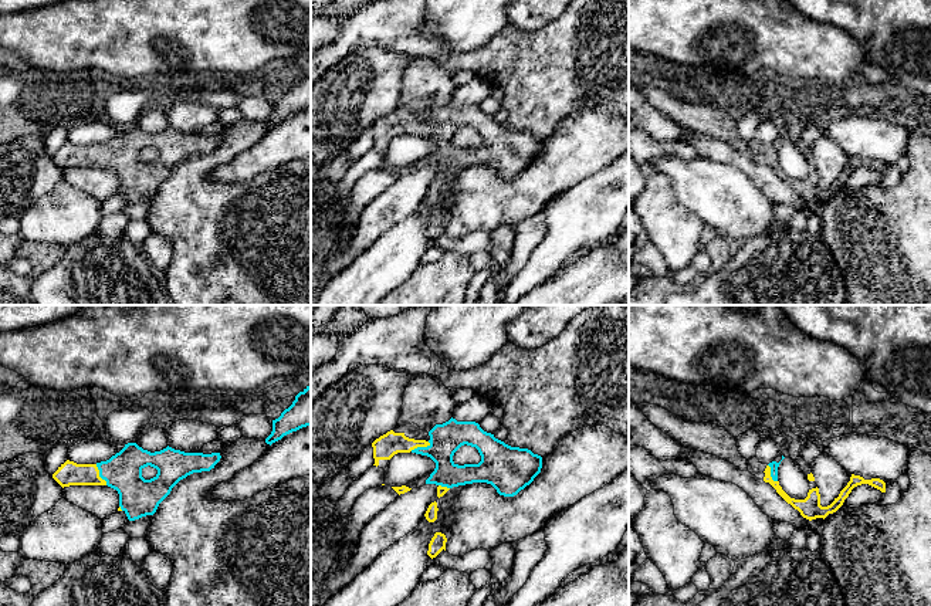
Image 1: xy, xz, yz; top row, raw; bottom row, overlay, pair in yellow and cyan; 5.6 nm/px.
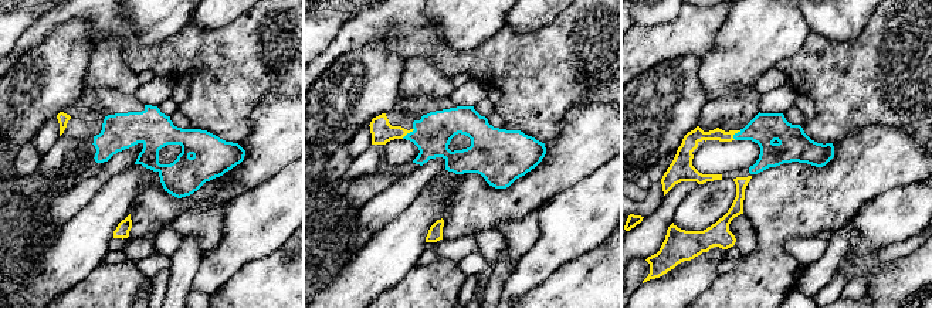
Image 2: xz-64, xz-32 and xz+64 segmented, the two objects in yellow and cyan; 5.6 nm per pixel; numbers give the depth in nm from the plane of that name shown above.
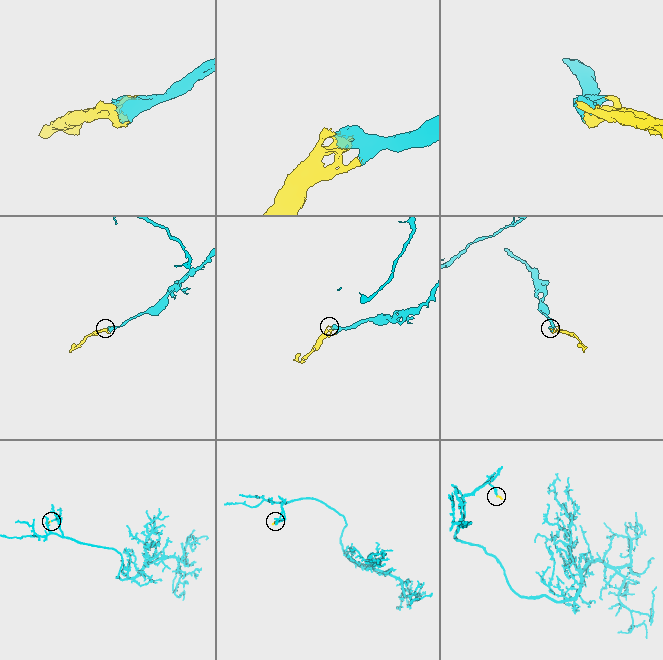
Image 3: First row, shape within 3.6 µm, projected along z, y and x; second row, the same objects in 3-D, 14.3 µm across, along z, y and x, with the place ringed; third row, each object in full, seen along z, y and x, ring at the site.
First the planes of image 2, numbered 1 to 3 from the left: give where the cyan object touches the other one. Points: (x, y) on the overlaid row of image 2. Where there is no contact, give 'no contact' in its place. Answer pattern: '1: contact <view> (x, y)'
1: no contact
2: contact xz-32 (407, 132)
3: contact xz+64 (735, 132)

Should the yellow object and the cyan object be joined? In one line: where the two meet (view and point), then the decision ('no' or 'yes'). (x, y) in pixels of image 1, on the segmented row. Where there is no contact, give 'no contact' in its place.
contact xy (98, 474); yes

